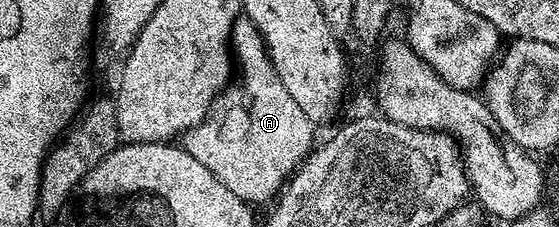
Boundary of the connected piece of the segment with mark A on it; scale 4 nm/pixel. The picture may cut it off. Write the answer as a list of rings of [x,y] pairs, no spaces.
[[[238,17],[231,45],[236,60],[237,57],[241,60],[241,85],[234,84],[218,96],[205,120],[185,132],[183,148],[239,199],[246,203],[272,202],[315,142],[311,134],[305,133],[307,122],[303,111],[287,95],[287,87],[283,87],[283,79],[279,79],[265,50],[265,40],[249,17]]]

